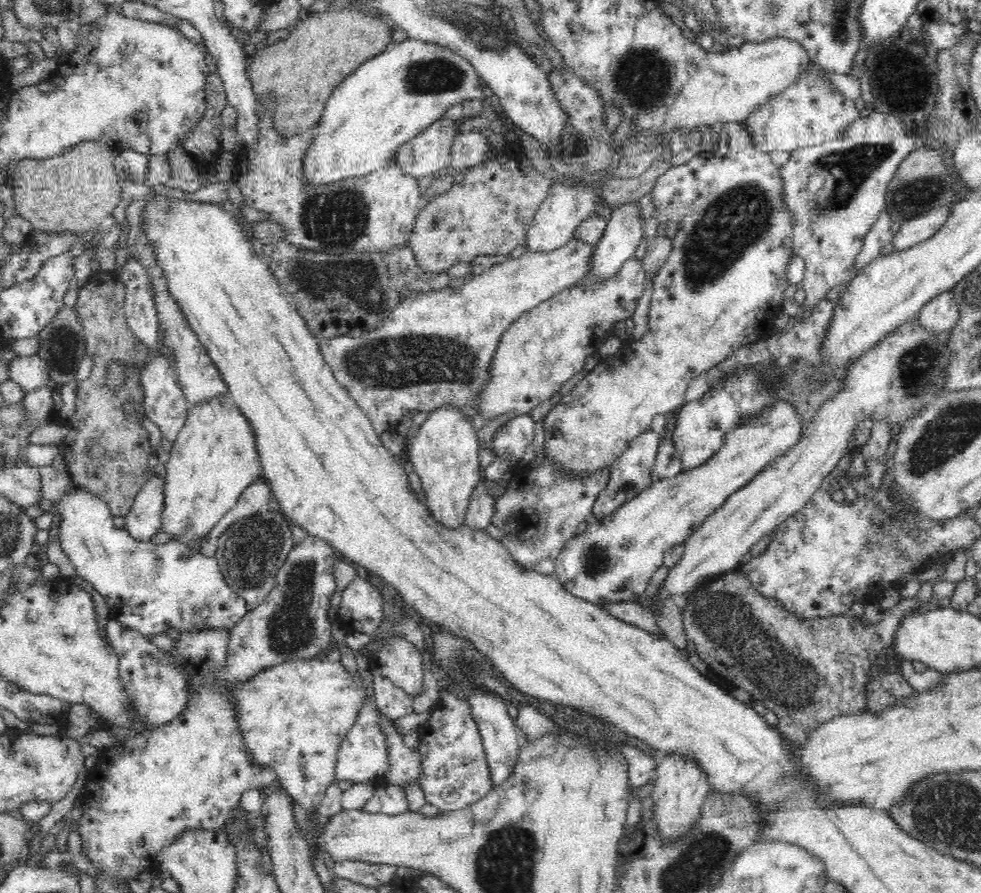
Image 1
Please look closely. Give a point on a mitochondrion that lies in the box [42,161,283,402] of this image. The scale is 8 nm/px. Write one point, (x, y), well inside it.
(63, 343)

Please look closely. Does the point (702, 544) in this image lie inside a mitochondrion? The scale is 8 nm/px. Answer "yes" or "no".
no

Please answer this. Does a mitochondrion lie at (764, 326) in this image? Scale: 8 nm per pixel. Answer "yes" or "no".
no

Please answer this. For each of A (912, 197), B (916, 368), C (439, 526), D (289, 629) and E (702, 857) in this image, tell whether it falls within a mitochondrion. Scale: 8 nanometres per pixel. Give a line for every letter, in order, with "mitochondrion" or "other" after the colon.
A: mitochondrion
B: mitochondrion
C: other
D: mitochondrion
E: mitochondrion

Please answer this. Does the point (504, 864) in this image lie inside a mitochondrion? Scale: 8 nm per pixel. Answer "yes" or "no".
yes

